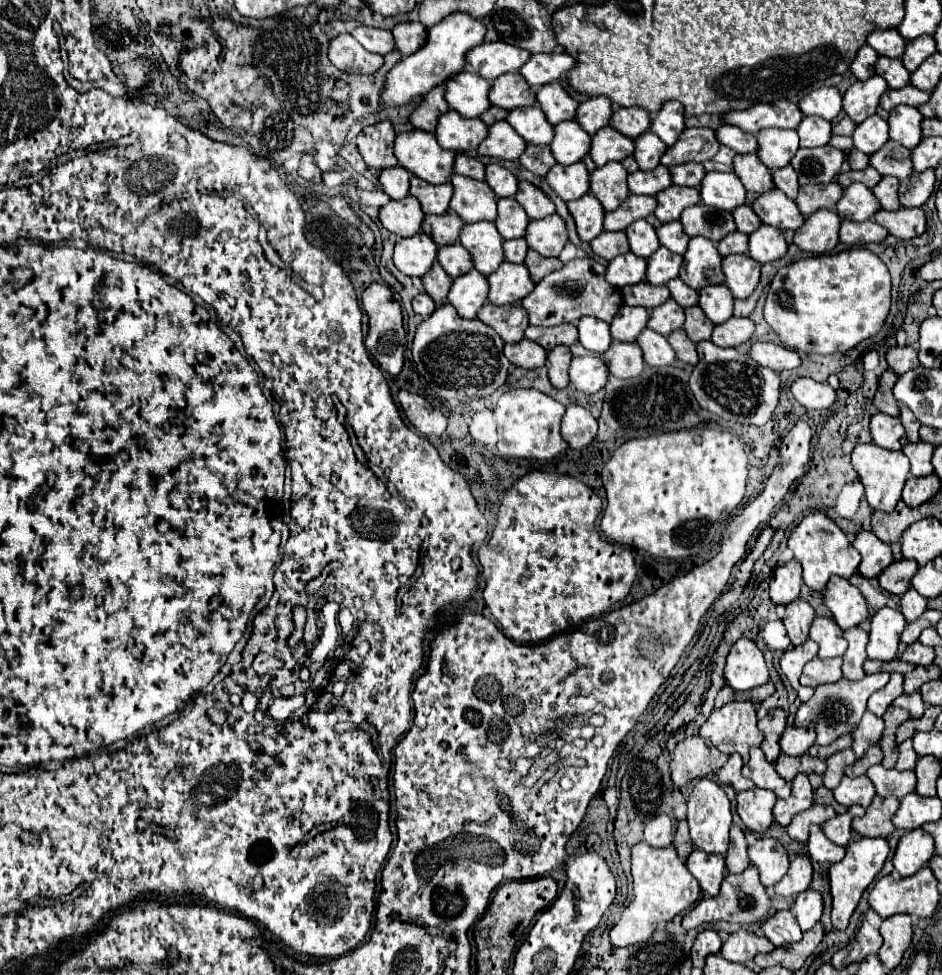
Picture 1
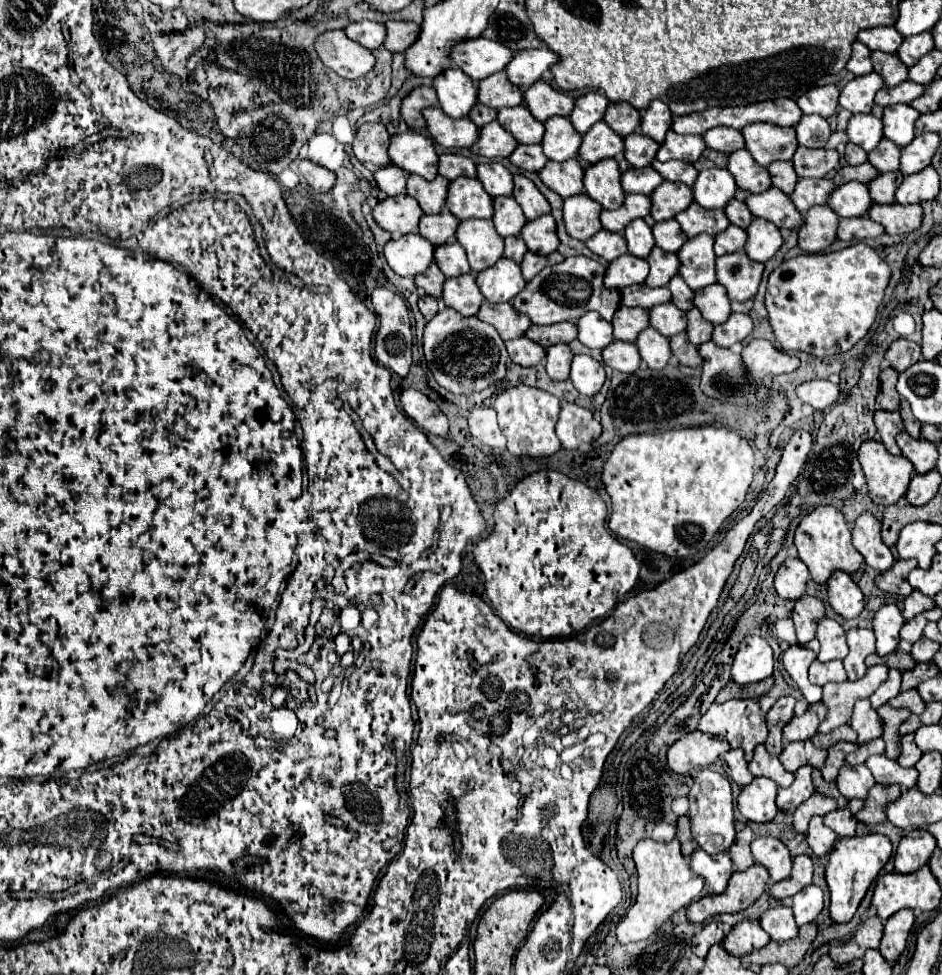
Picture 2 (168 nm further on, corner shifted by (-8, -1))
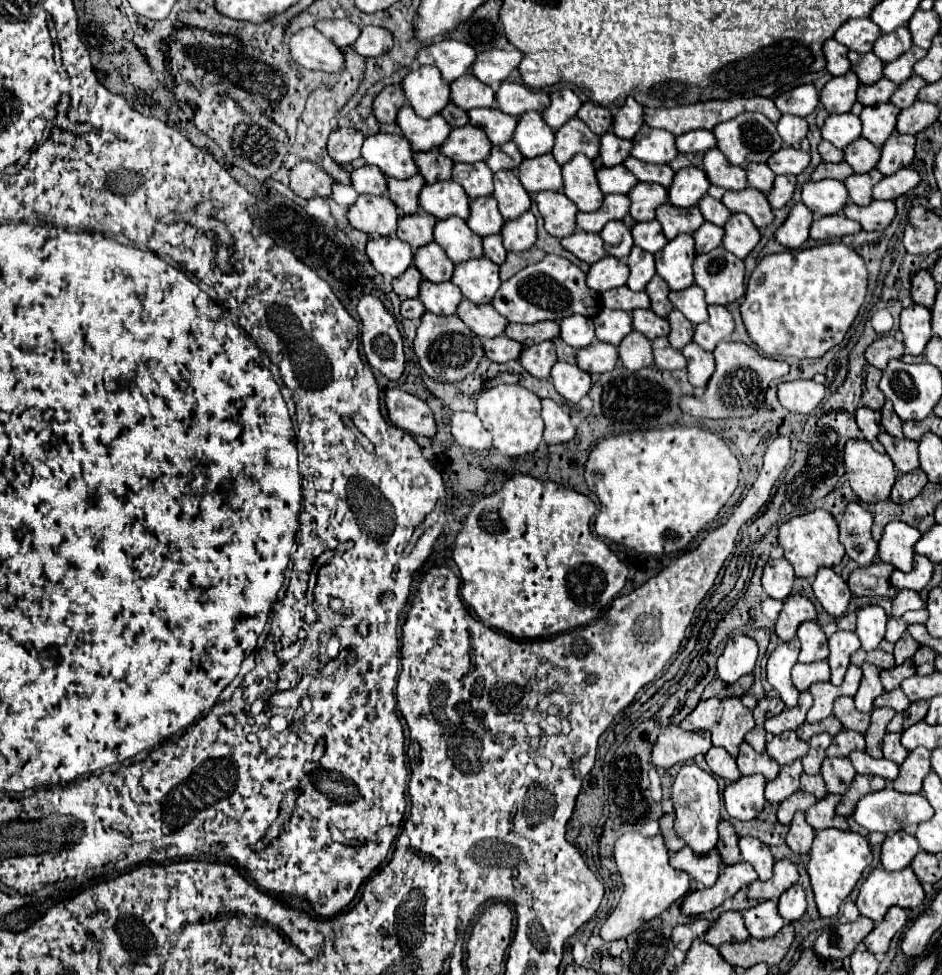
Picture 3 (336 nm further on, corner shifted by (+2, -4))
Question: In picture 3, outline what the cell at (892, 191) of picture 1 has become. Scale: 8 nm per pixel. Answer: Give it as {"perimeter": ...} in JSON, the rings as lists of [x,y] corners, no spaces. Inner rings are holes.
{"perimeter":[[[874,170],[874,172],[868,172],[868,174],[854,174],[850,176],[844,186],[848,188],[850,192],[850,200],[858,206],[866,206],[872,202],[872,188],[874,184],[878,184],[882,180],[882,172]]]}

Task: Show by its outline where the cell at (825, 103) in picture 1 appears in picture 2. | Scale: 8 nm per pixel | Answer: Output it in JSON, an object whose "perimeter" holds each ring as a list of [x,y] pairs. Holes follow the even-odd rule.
{"perimeter":[[[822,85],[806,91],[802,97],[796,99],[796,103],[806,115],[816,113],[822,117],[830,117],[838,109],[838,95],[840,91],[836,89],[836,85]]]}

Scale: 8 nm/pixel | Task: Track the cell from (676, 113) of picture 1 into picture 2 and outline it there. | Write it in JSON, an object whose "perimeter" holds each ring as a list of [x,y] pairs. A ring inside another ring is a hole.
{"perimeter":[[[650,101],[650,105],[640,115],[640,131],[654,141],[664,141],[664,133],[670,129],[672,113],[662,101]]]}

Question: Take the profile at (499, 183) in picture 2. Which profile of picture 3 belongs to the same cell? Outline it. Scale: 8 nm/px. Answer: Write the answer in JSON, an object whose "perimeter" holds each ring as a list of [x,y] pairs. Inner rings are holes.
{"perimeter":[[[484,162],[476,164],[454,164],[452,170],[452,180],[458,182],[470,198],[480,198],[480,196],[492,196],[494,192],[494,180],[492,180],[492,170]]]}

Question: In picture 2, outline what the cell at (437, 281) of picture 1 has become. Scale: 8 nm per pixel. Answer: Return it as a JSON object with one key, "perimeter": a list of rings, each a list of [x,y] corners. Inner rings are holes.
{"perimeter":[[[432,263],[424,273],[414,277],[416,287],[422,289],[426,295],[432,295],[432,297],[440,297],[440,289],[442,289],[444,281],[446,281],[446,277],[440,273],[436,263]]]}

